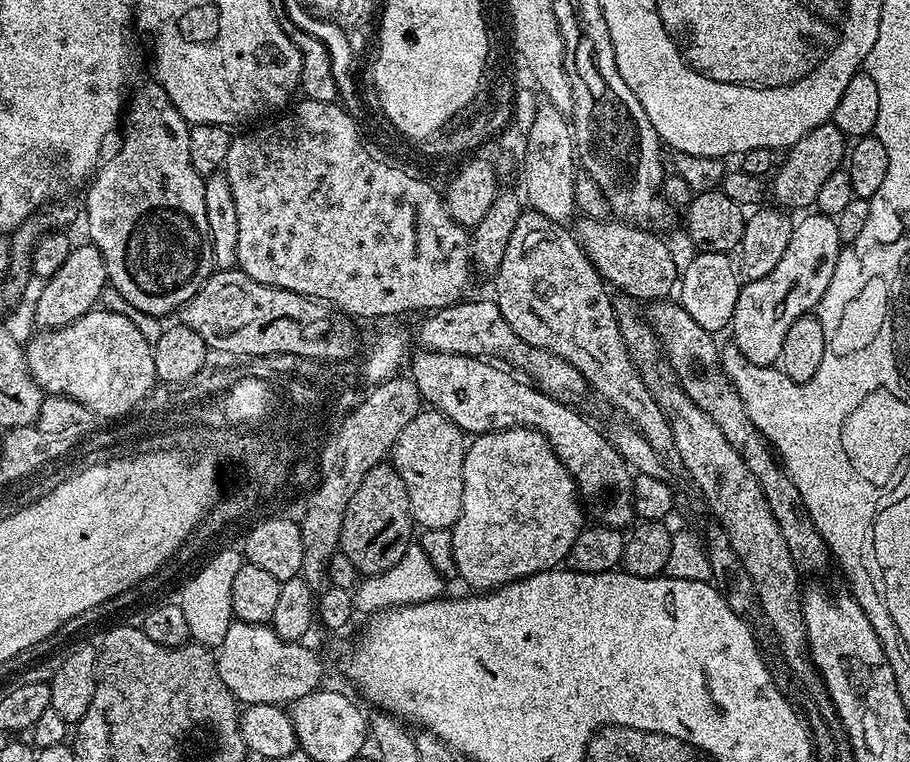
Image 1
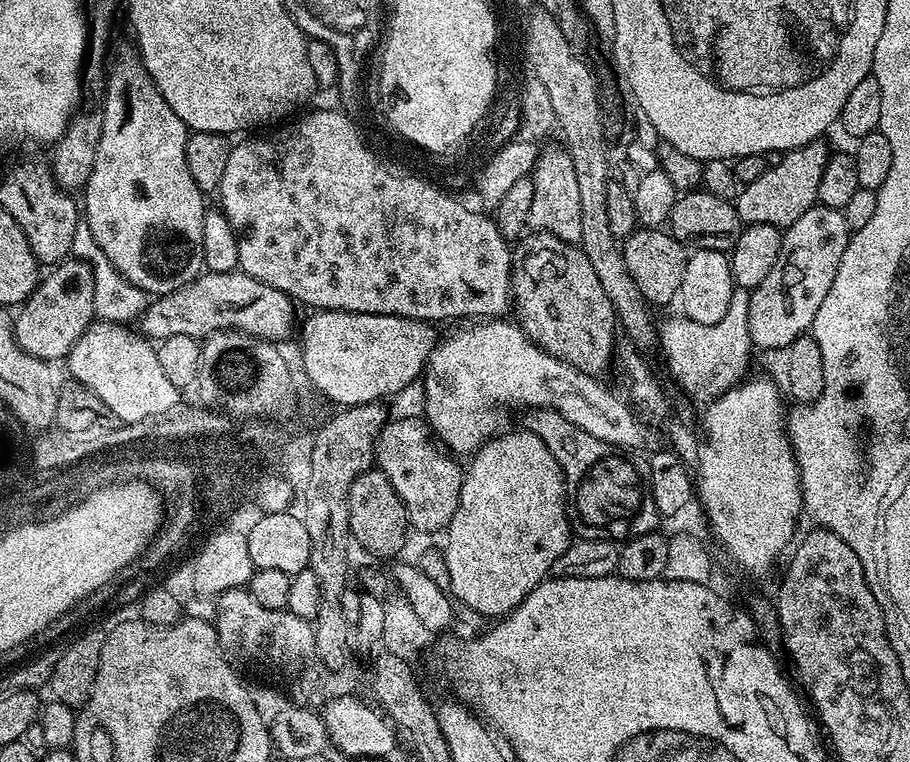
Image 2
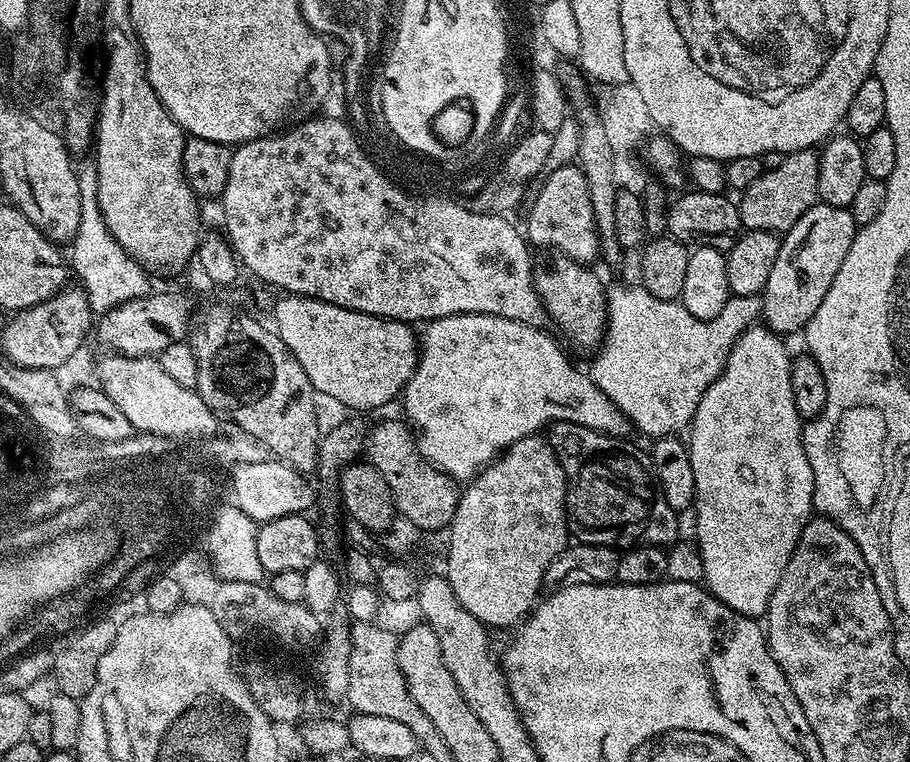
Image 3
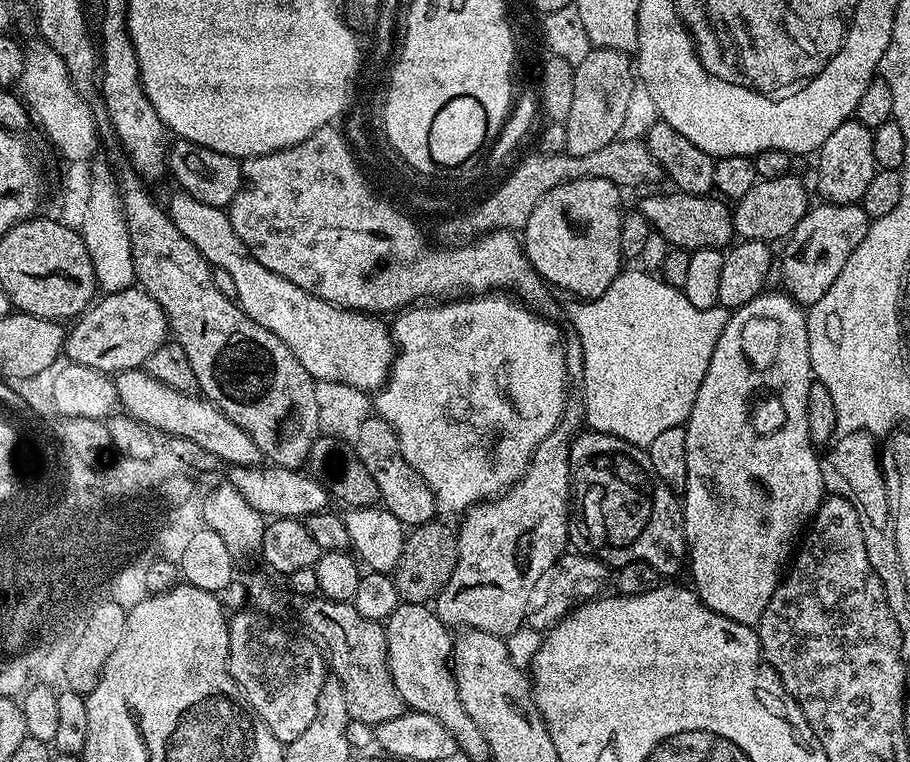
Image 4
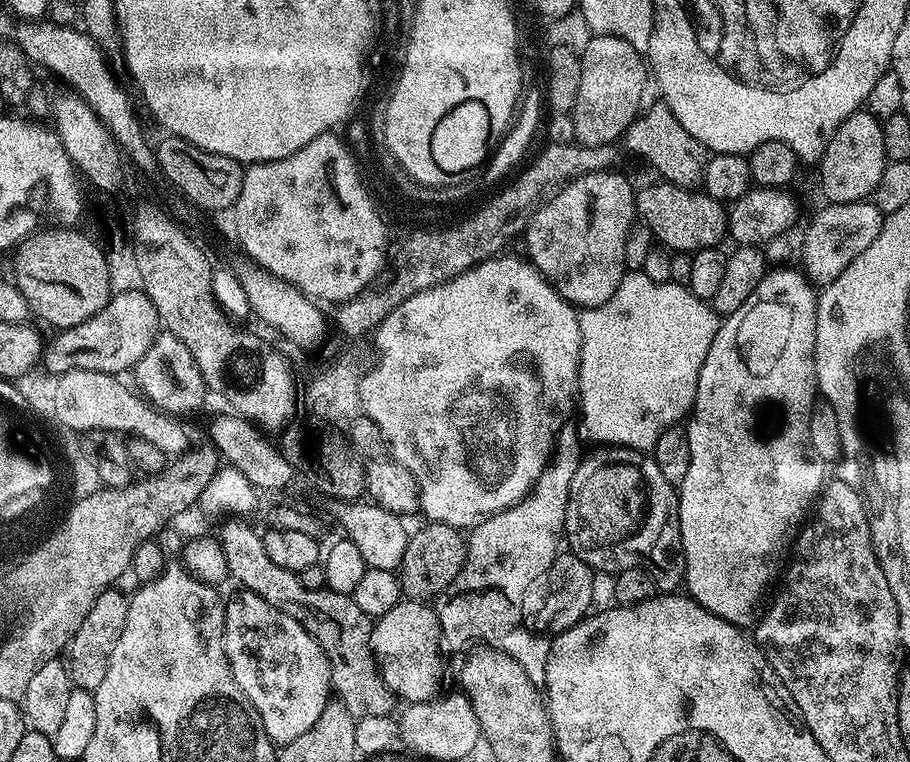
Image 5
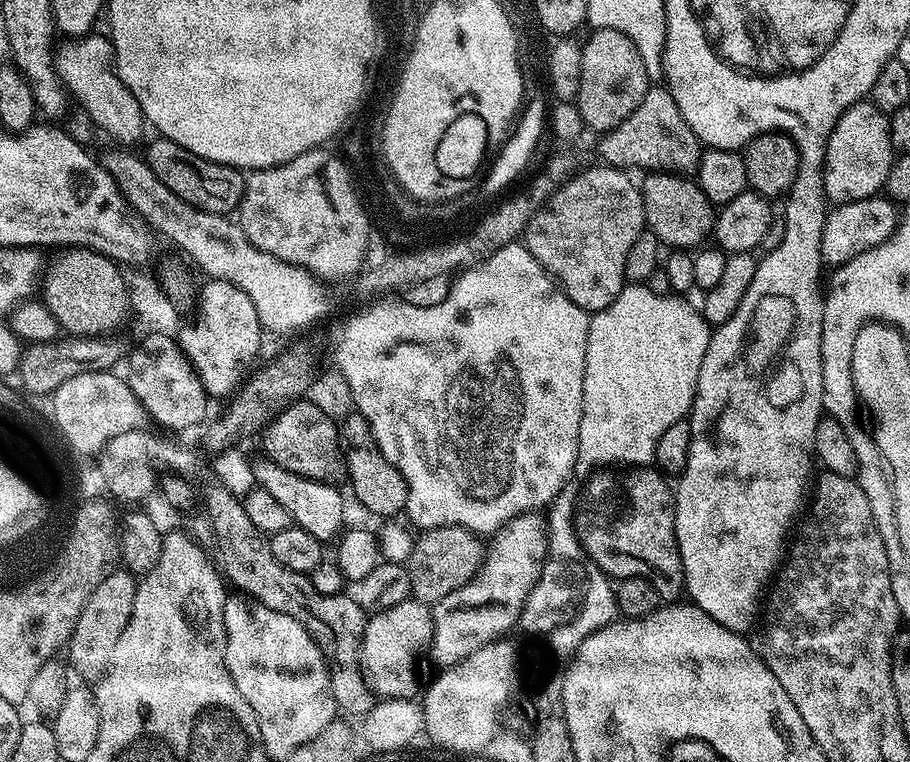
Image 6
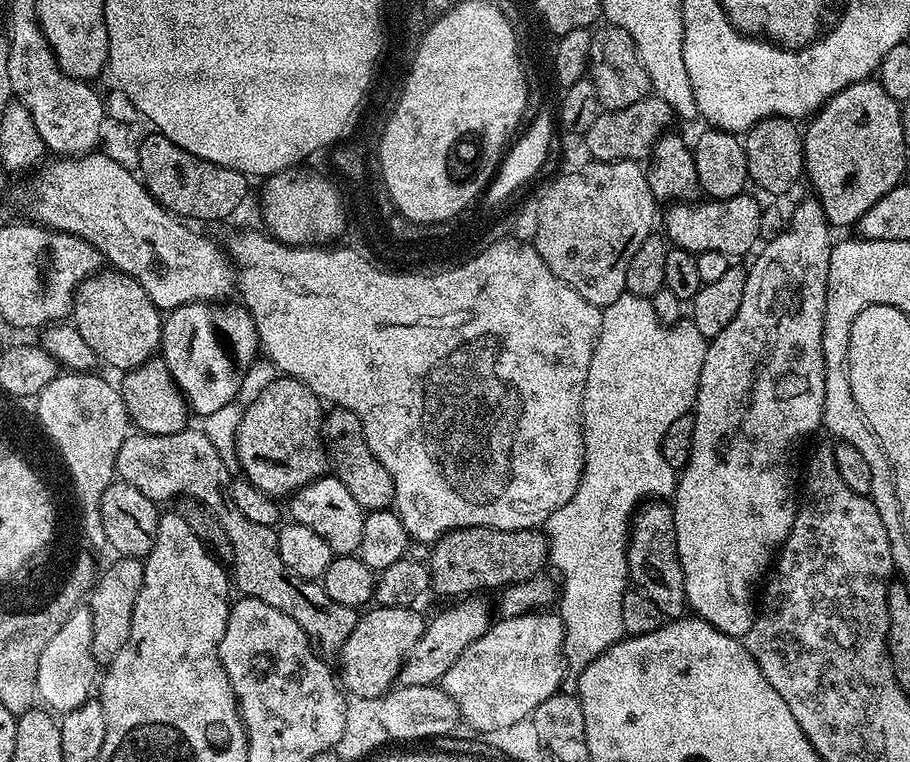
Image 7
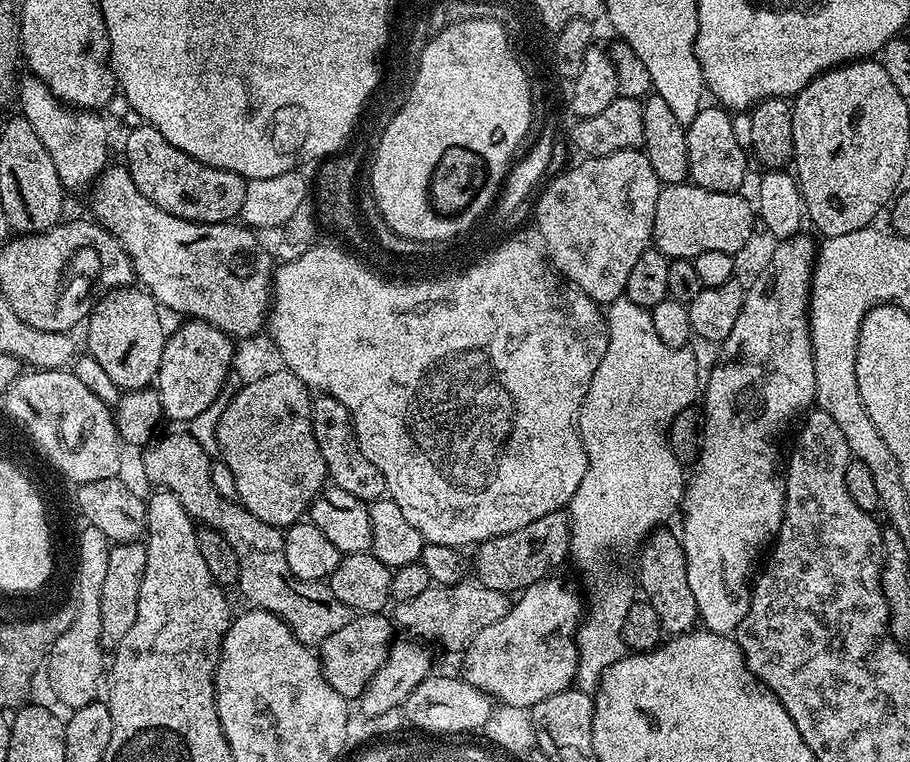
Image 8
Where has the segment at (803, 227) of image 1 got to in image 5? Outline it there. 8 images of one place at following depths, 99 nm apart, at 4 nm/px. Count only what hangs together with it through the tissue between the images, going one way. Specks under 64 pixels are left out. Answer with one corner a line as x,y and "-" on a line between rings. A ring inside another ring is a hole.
859,200
853,204
829,204
823,205
824,209
808,224
808,230
804,234
804,246
800,250
804,258
802,271
813,285
823,286
834,282
874,238
884,225
885,213
878,210
878,206
868,200

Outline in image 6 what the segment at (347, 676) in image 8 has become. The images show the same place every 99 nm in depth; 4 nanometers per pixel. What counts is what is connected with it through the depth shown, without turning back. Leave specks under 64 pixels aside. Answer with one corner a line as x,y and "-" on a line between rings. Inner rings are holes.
410,598
406,602
398,602
398,606
390,606
390,610
369,615
364,626
364,637
360,643
360,669
368,689
377,697
389,700
403,700
417,695
416,663
420,655
432,643
432,609
421,600

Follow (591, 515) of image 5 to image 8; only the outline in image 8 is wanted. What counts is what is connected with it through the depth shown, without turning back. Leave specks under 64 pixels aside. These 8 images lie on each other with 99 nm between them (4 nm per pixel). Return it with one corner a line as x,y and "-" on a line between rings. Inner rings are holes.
656,530
643,541
639,549
640,556
640,584
644,587
643,595
658,610
662,618
662,626
669,637
681,636
684,632
693,631
698,624
698,606
694,602
694,593
686,582
686,554
681,537
665,530

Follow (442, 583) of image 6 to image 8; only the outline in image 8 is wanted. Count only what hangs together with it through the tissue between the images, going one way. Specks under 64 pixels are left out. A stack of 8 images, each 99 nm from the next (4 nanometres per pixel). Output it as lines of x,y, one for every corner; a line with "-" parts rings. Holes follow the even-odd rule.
567,511
551,512
542,514
542,518
534,518
534,522
522,526
522,530
481,540
475,549
476,557
471,557
470,568
472,572
476,571
475,579
483,588
519,594
539,580
549,579
555,573
552,571
569,559
571,547
572,521
568,519

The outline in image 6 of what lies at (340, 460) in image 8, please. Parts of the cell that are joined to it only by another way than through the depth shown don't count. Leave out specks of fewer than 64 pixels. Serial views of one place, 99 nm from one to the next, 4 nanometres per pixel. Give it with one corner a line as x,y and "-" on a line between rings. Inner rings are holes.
355,410
349,411
350,414
338,424
340,433
340,447
344,454
344,470
346,480
352,483
352,492
356,495
356,500
368,512
373,512
376,516
390,516
386,518
396,518
396,515
403,513
406,509
406,498
408,497
408,487
406,482
396,467
384,457
382,450
378,446
378,442
374,438
374,434
370,430
370,426
366,422
366,418
360,412

